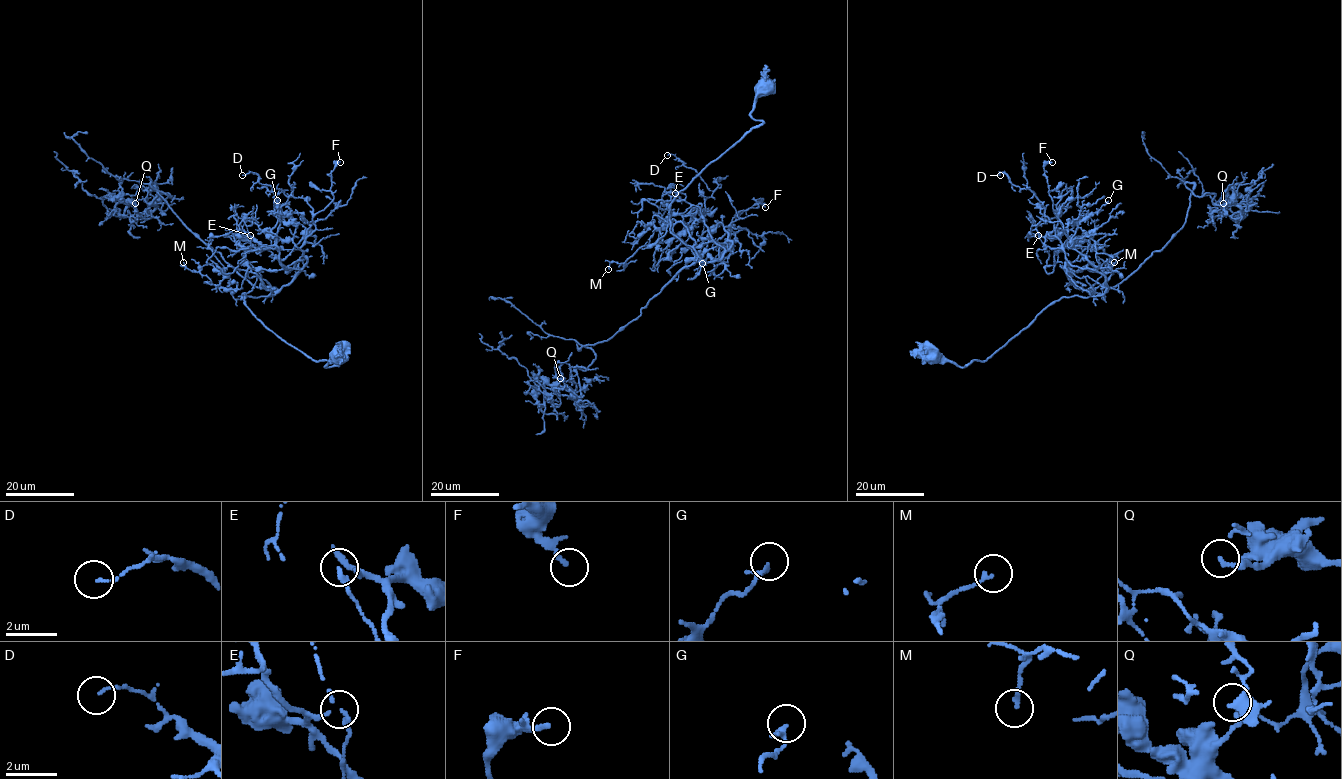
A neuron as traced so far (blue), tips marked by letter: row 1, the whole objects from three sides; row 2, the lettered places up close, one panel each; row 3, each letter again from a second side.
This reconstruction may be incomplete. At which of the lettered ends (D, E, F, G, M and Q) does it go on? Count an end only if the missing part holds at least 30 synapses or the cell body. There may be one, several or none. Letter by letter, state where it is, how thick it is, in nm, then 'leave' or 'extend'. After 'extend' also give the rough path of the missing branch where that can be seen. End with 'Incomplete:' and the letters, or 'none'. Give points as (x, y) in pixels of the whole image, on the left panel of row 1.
D: at (242, 175); 90 nm thick; leave
E: at (250, 235); 180 nm thick; leave
F: at (340, 162); 160 nm thick; leave
G: at (277, 200); 200 nm thick; leave
M: at (183, 262); 170 nm thick; leave
Q: at (135, 203); 130 nm thick; leave
Incomplete: none

